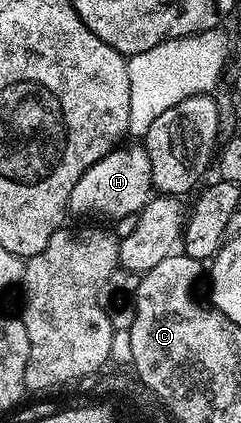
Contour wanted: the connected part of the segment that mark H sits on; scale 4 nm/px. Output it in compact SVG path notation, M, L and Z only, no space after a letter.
M125 143L116 149L112 149L107 155L103 155L103 159L99 159L99 163L95 163L91 167L87 167L87 171L83 171L79 183L75 183L75 187L71 187L68 212L72 216L74 213L75 216L81 217L77 219L85 219L88 218L85 217L88 213L98 213L101 217L116 219L132 213L140 214L154 192L154 188L151 179L151 159L147 155L145 146L141 143L133 144L137 145Z

